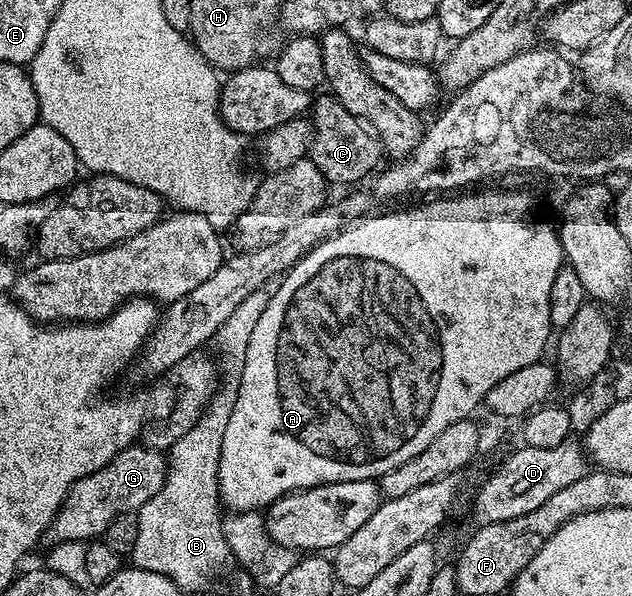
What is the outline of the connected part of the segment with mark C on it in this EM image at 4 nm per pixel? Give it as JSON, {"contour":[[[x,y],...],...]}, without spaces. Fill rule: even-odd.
{"contour":[[[317,95],[310,108],[310,123],[314,129],[314,135],[312,144],[308,147],[308,156],[314,162],[314,166],[318,166],[318,170],[324,175],[324,179],[329,185],[359,185],[356,184],[359,180],[366,179],[368,175],[371,177],[381,167],[380,142],[360,119],[354,114],[350,114],[350,110],[346,110],[346,106],[342,106],[336,101],[335,96],[323,95]]]}

